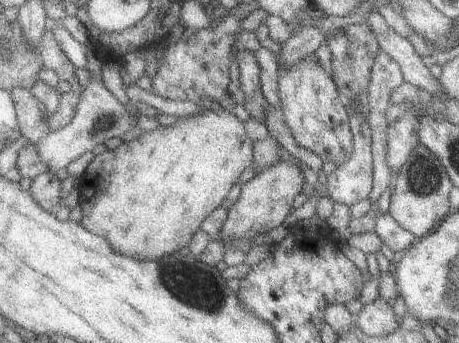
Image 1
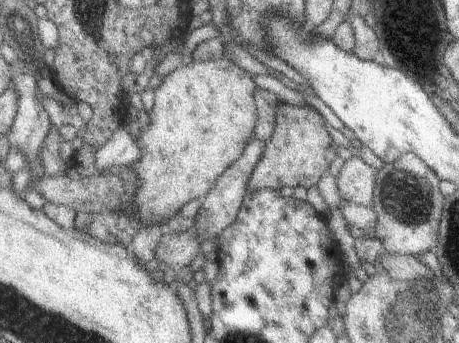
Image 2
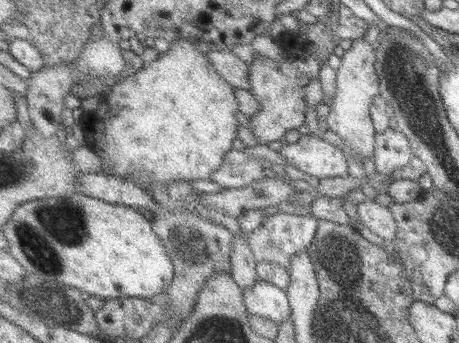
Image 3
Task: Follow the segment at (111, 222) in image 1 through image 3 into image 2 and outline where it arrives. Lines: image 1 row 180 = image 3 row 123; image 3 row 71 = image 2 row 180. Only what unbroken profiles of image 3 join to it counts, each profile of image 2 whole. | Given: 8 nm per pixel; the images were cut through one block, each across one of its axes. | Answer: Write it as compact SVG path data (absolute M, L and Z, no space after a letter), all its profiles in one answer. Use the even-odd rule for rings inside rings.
M225 56L221 60L191 58L163 78L163 84L155 90L155 106L151 112L147 112L151 122L137 140L143 148L143 158L131 166L139 172L141 188L135 194L135 214L143 224L163 224L163 220L169 222L173 214L179 214L185 202L205 198L215 188L215 182L221 178L221 174L225 174L225 170L229 170L229 166L233 166L245 154L245 148L253 140L261 112L257 106L257 90L259 88L251 74L241 70Z

